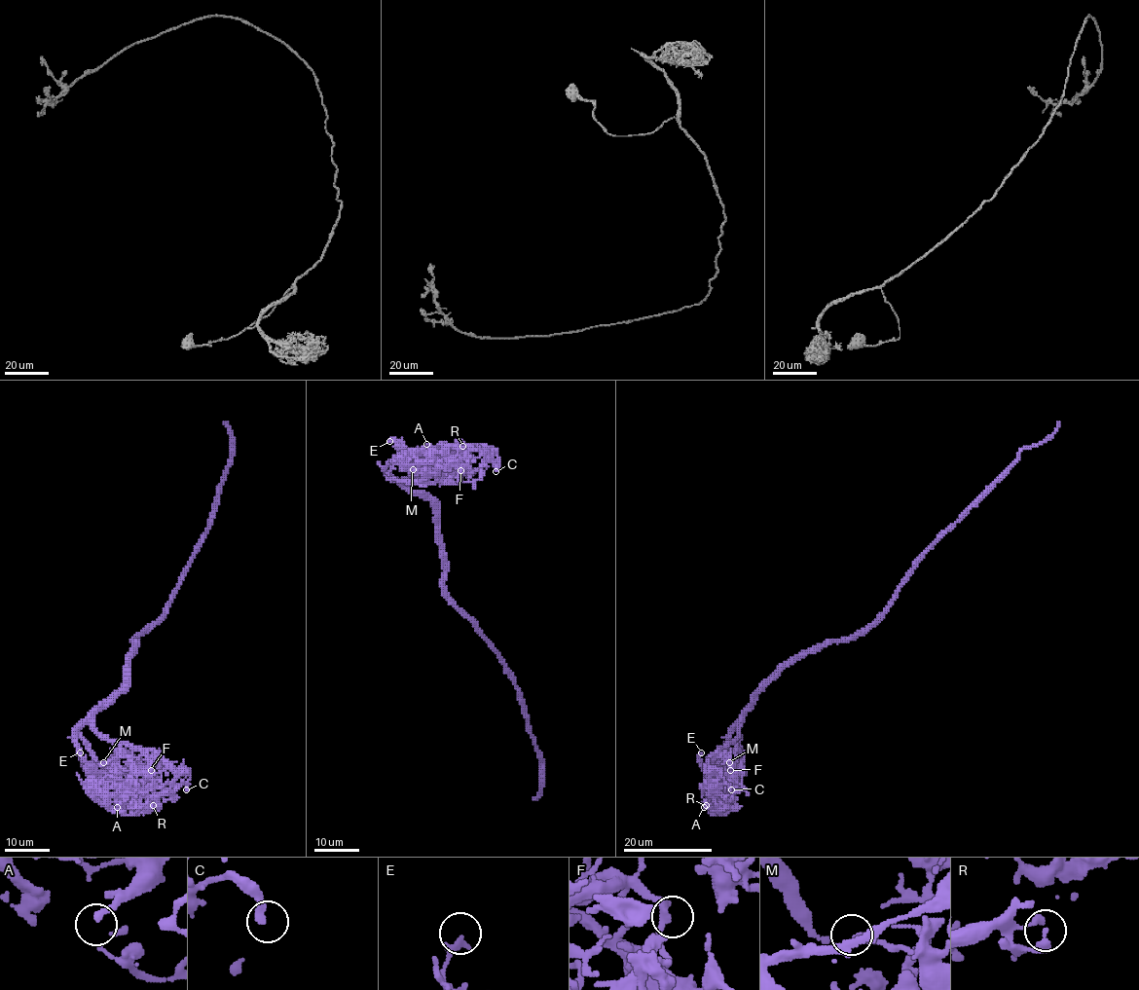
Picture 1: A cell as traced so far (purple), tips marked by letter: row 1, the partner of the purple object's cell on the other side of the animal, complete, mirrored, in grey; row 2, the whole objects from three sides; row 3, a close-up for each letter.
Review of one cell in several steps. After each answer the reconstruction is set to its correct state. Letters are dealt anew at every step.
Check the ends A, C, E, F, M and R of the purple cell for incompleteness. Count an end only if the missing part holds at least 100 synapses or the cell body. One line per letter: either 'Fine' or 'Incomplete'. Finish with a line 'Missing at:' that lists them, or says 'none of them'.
A: Fine
C: Fine
E: Fine
F: Fine
M: Fine
R: Fine
Missing at: none of them

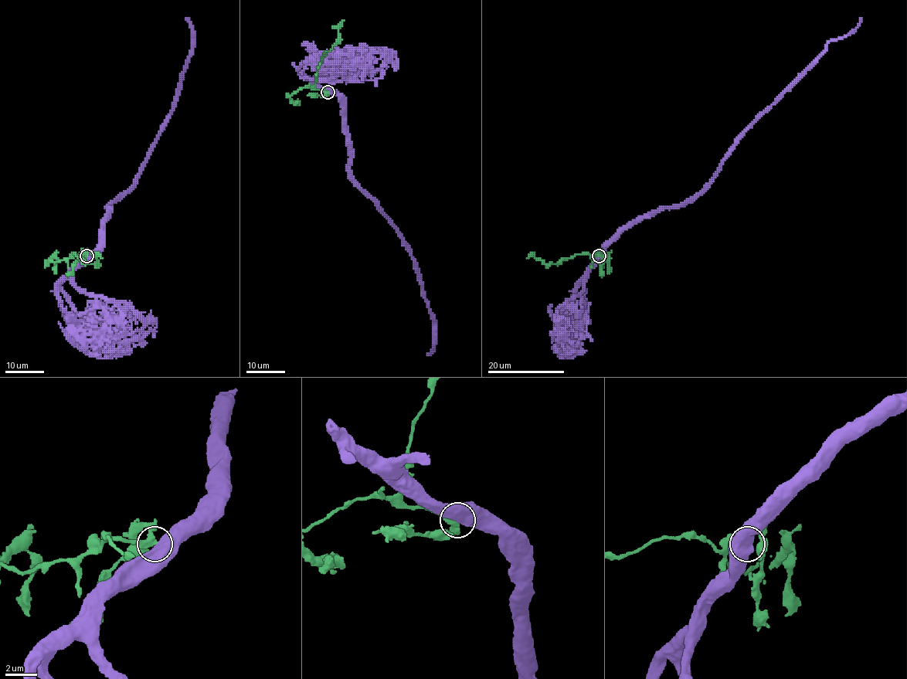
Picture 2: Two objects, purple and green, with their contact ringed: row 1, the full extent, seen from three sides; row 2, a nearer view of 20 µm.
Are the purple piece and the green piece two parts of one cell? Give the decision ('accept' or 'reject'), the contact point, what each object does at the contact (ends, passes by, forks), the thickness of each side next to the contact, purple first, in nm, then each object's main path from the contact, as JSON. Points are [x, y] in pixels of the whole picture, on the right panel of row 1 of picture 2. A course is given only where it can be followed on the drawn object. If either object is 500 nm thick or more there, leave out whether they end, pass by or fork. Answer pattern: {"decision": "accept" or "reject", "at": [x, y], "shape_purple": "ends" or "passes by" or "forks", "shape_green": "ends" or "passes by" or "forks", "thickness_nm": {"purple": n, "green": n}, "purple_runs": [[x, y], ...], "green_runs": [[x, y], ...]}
{"decision": "reject", "at": [599, 256], "thickness_nm": {"purple": 800, "green": 360}, "purple_runs": [[598, 256], [643, 218], [684, 205], [706, 185], [735, 140], [825, 45], [847, 35], [862, 17]], "green_runs": [[598, 256], [576, 253], [570, 257], [564, 257], [558, 263], [544, 263], [531, 256], [527, 259]]}

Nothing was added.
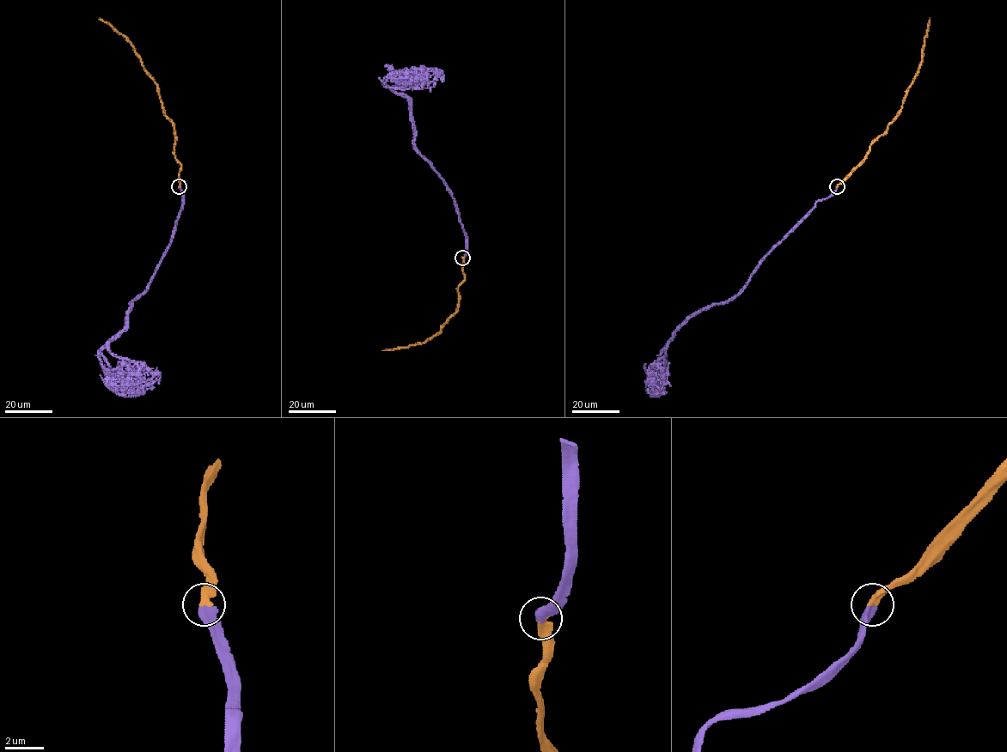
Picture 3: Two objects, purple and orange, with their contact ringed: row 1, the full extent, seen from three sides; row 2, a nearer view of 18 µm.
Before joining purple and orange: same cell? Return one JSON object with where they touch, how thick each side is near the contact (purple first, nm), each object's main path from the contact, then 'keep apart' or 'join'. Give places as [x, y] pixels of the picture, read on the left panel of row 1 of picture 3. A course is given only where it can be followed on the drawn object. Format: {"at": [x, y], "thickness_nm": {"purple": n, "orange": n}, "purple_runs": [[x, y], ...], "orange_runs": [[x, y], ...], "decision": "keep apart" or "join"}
{"at": [179, 186], "thickness_nm": {"purple": 500, "orange": 420}, "purple_runs": [[179, 186], [182, 209], [172, 240], [109, 343], [158, 383]], "orange_runs": [[179, 186], [181, 165], [174, 154], [174, 124], [162, 108], [158, 87], [143, 65], [132, 44], [100, 17]], "decision": "join"}

